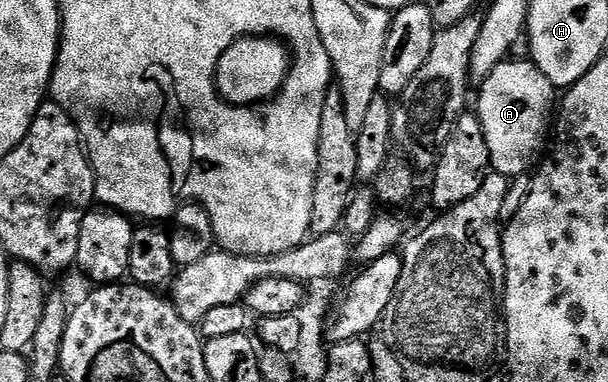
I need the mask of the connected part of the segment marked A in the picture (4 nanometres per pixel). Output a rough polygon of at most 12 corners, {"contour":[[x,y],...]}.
{"contour":[[530,59],[494,67],[478,116],[492,169],[527,174],[554,125],[556,86]]}

